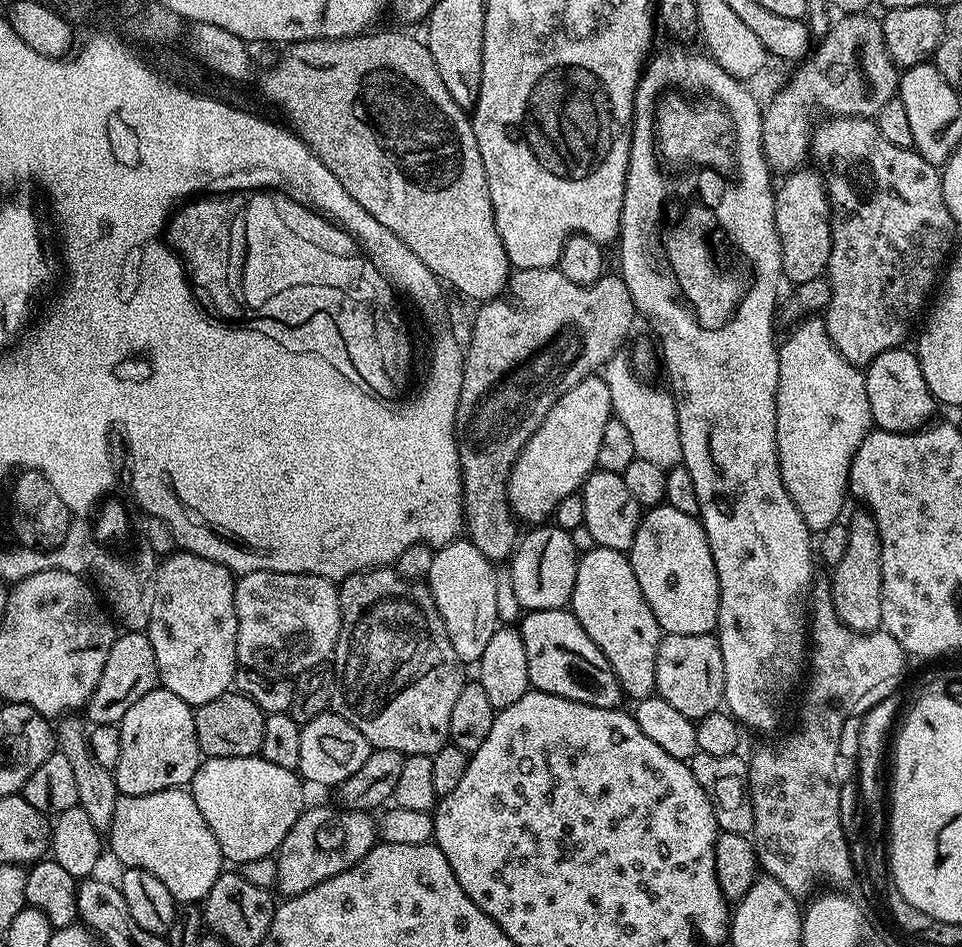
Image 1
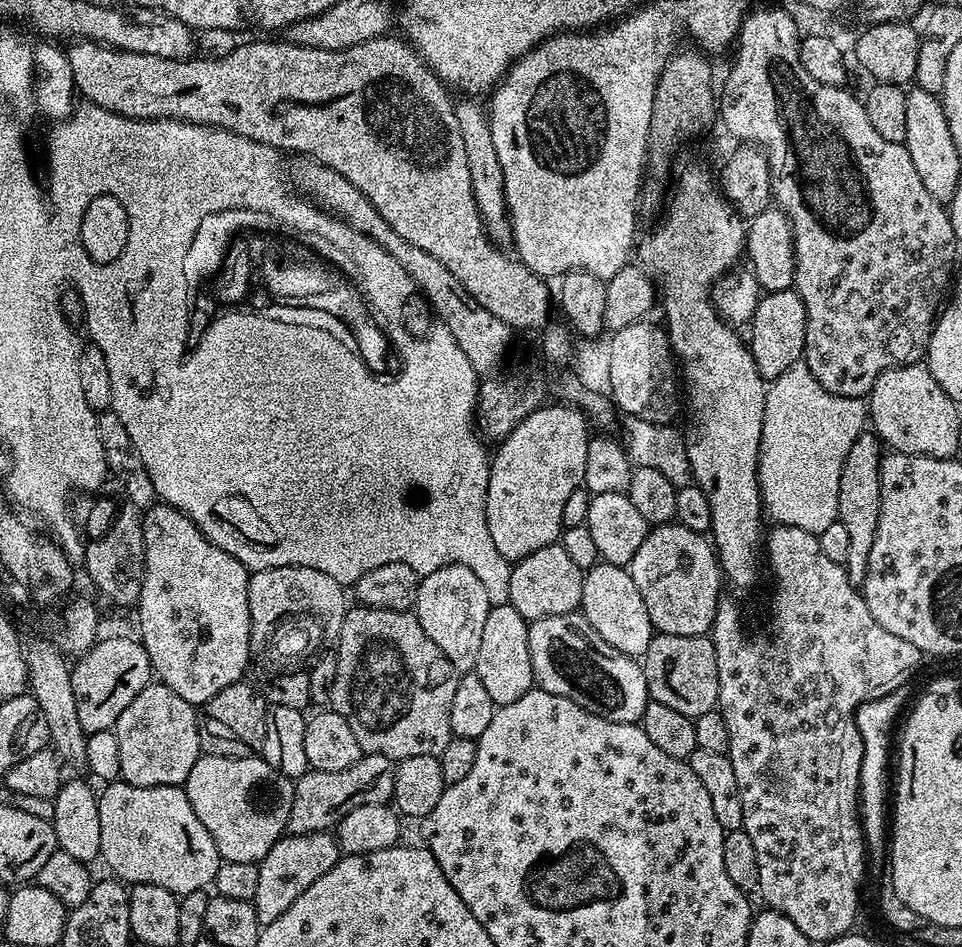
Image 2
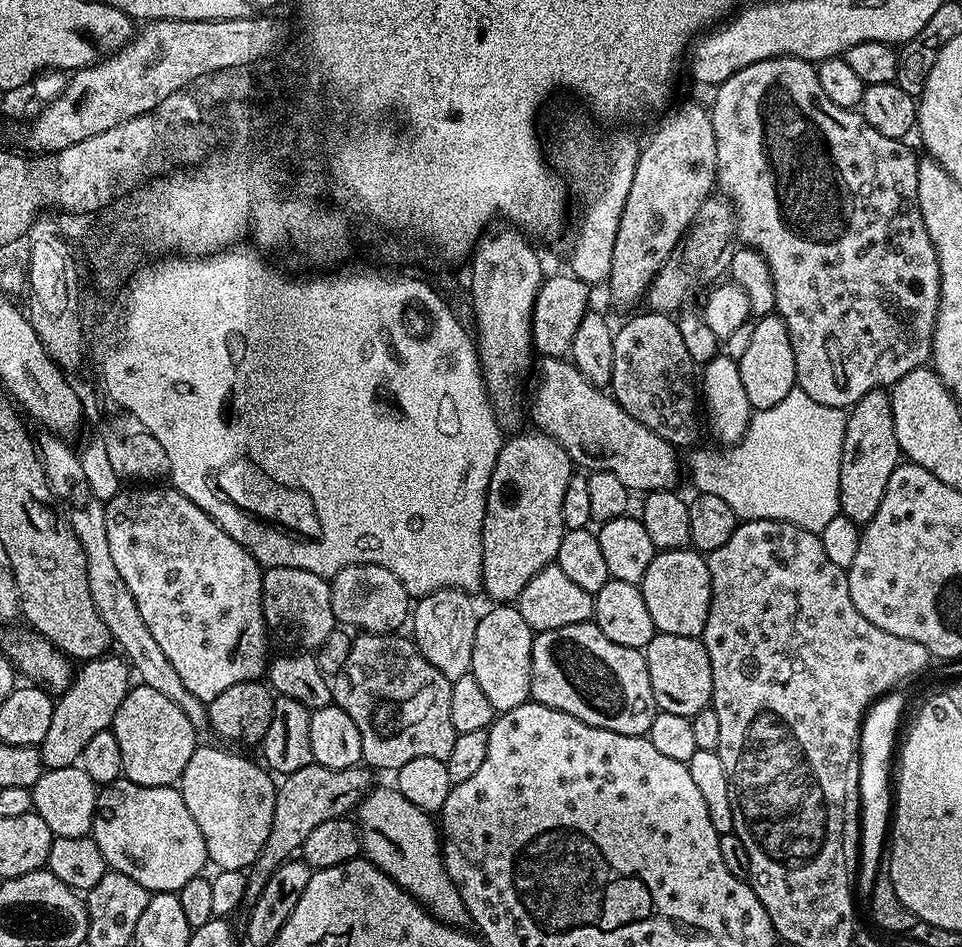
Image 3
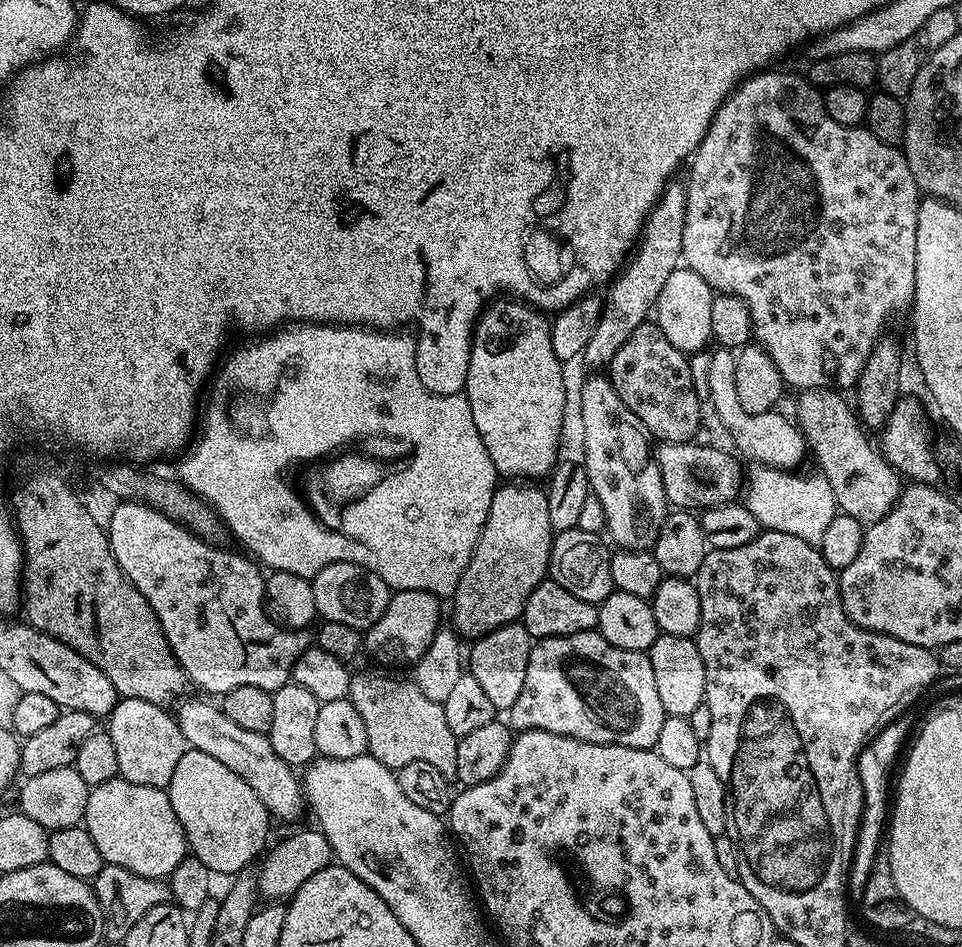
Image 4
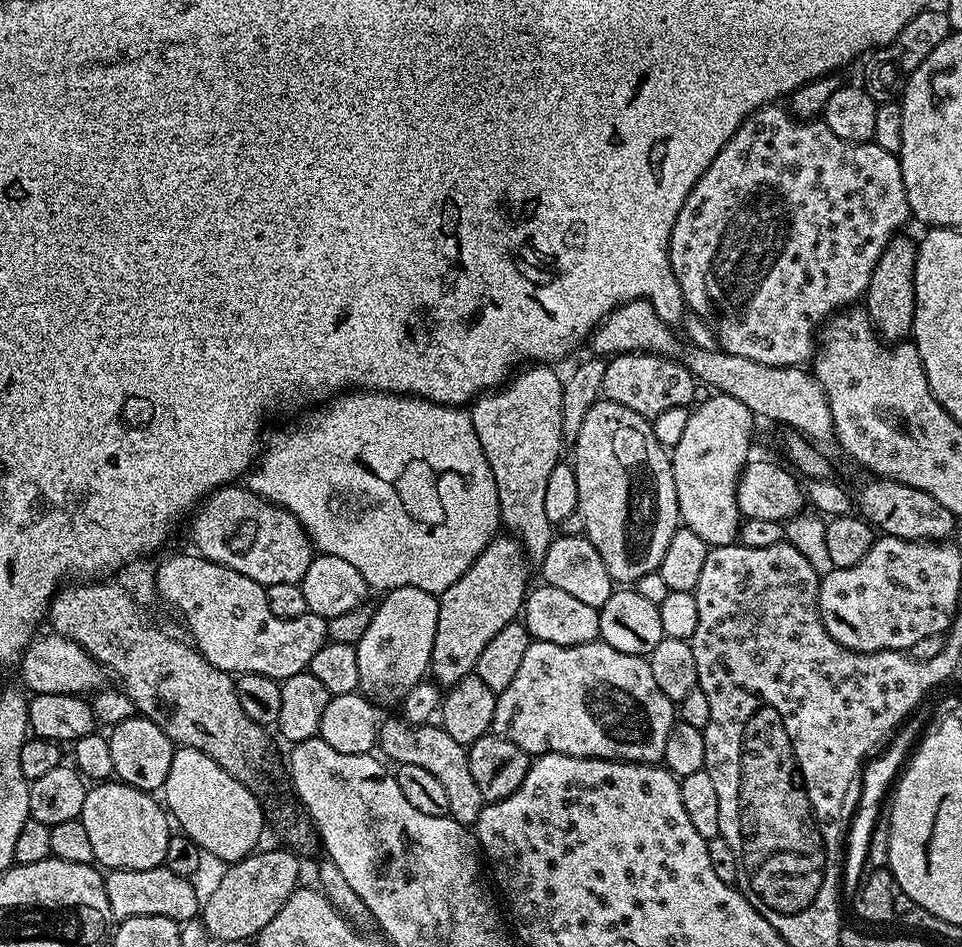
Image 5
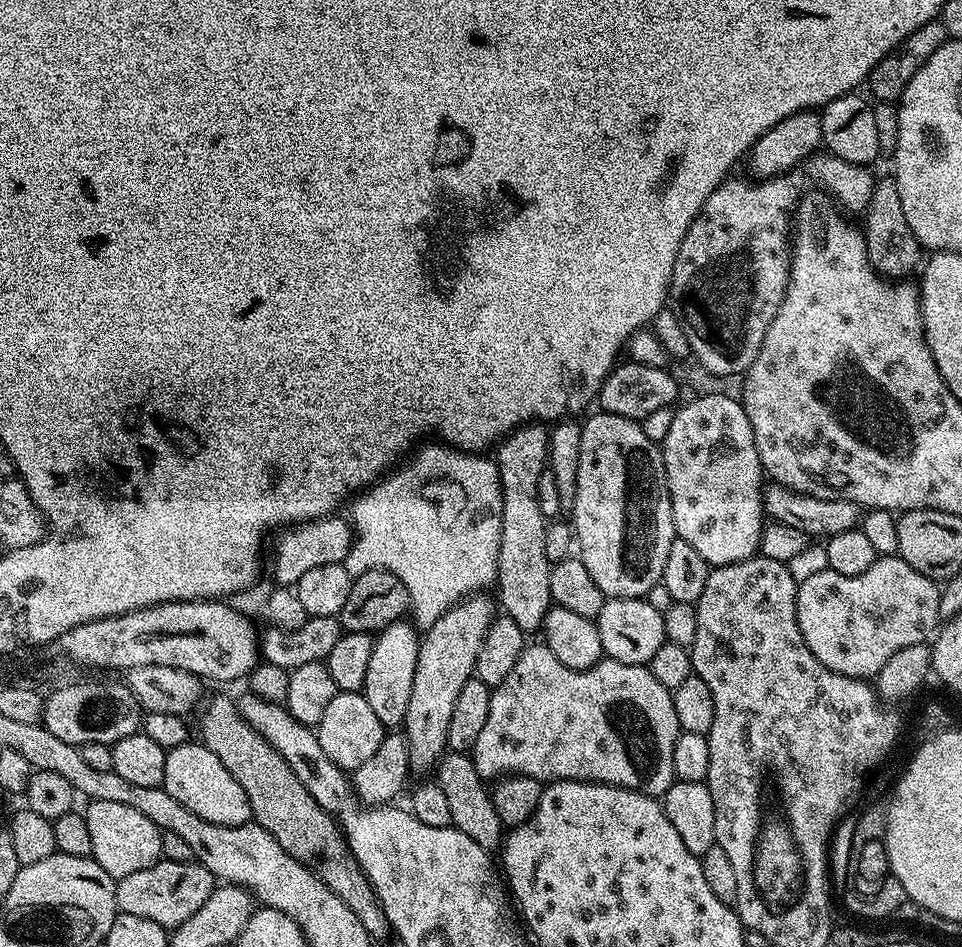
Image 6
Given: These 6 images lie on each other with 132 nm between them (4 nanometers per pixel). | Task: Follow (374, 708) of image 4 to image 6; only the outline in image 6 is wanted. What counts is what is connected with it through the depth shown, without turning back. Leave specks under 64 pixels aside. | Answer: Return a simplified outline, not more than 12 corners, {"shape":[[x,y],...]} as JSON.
{"shape":[[445,751],[434,769],[452,827],[489,854],[506,826],[471,755]]}

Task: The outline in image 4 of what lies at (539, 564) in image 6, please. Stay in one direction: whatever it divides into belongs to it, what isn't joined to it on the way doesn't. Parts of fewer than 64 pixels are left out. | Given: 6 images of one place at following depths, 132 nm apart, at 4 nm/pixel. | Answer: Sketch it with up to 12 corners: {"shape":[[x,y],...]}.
{"shape":[[496,298],[463,395],[490,462],[558,463],[568,388],[550,320]]}

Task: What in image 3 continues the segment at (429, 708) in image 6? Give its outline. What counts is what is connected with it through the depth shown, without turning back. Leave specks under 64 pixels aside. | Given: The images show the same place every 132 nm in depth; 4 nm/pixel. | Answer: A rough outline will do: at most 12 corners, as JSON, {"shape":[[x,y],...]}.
{"shape":[[509,435],[490,474],[482,592],[519,601],[555,561],[572,459]]}

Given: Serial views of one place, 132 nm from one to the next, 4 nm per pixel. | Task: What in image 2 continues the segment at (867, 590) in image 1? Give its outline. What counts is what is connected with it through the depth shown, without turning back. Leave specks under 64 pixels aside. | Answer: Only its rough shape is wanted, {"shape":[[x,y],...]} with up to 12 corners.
{"shape":[[865,430],[838,478],[850,538],[844,568],[863,585],[882,510],[882,441]]}

